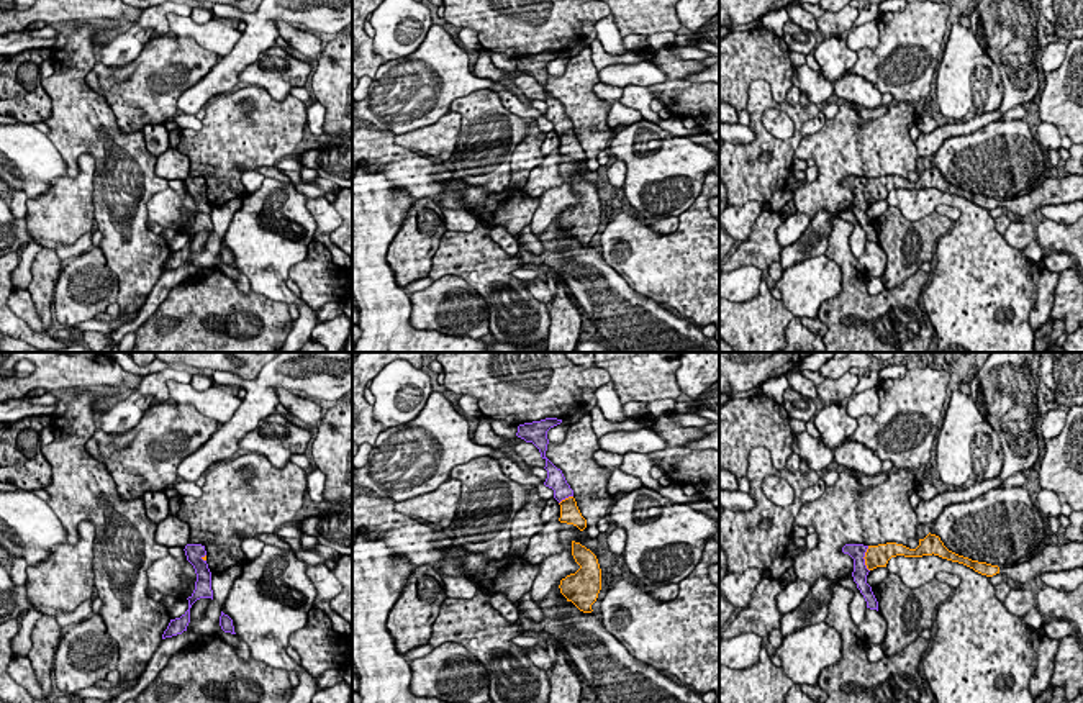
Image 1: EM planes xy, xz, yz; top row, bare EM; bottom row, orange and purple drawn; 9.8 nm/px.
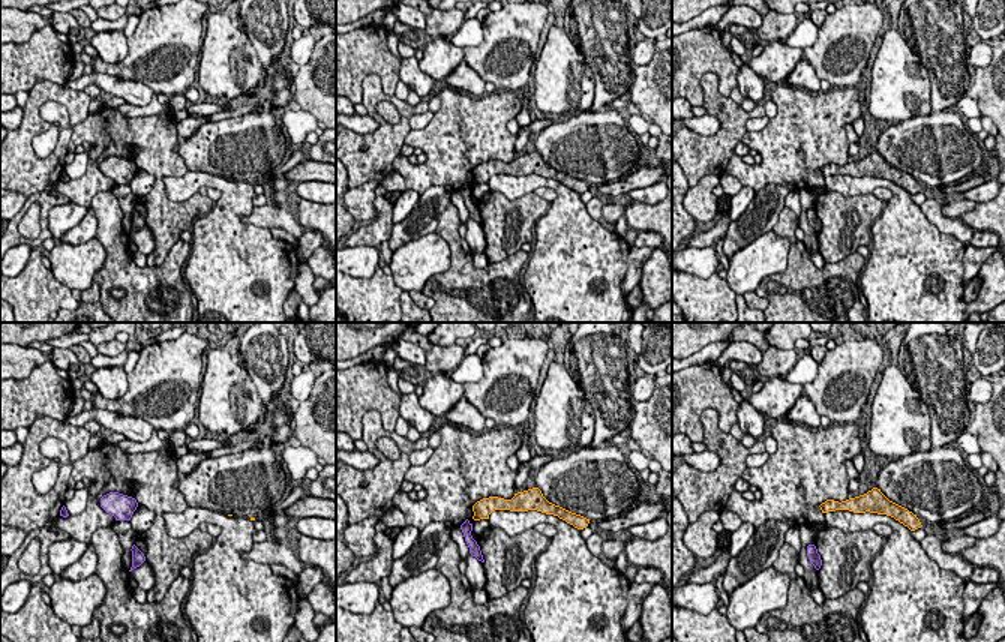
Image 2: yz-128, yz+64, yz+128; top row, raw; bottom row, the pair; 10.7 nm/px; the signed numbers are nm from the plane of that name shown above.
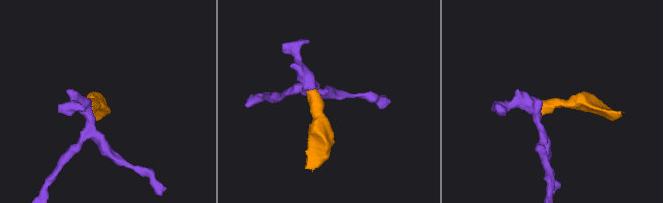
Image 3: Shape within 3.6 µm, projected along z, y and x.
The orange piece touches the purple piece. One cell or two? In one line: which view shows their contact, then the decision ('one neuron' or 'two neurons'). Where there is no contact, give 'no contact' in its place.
contact in yz; one neuron

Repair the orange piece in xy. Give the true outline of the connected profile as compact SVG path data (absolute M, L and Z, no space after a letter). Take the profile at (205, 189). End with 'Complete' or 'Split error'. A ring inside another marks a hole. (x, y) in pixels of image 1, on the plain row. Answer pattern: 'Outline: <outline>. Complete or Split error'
Outline: M187 177L184 184L185 184L187 193L193 198L195 206L197 206L195 223L187 231L188 243L180 251L170 252L167 262L162 267L162 272L172 270L172 269L177 269L177 267L182 267L184 264L187 264L187 259L190 256L190 241L197 233L200 233L200 231L213 233L211 205L206 197L205 179Z. Split error

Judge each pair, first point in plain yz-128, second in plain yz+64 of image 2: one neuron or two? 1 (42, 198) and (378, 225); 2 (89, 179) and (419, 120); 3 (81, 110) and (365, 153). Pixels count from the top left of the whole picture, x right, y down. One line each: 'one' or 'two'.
1: one
2: two
3: one

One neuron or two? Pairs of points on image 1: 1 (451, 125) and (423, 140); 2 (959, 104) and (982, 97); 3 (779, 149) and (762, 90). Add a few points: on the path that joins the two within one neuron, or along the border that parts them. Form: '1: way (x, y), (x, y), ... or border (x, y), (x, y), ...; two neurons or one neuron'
1: way (444, 131), (436, 140), (430, 140); one neuron
2: way (964, 99), (977, 97); one neuron
3: way (764, 135), (756, 125), (756, 105); one neuron

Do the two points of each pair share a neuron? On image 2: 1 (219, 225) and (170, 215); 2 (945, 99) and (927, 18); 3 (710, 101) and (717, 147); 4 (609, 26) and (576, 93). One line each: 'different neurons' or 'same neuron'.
1: different neurons
2: same neuron
3: same neuron
4: different neurons

